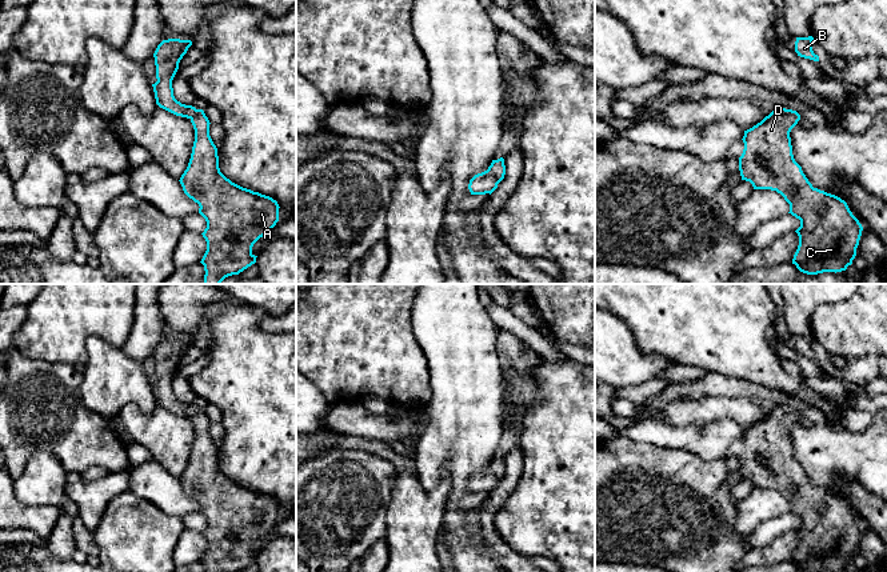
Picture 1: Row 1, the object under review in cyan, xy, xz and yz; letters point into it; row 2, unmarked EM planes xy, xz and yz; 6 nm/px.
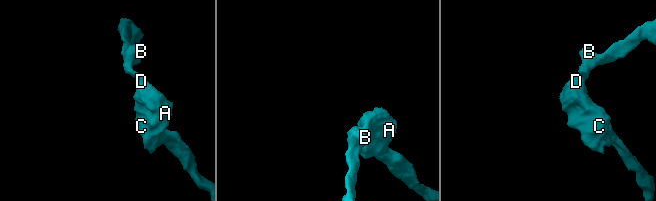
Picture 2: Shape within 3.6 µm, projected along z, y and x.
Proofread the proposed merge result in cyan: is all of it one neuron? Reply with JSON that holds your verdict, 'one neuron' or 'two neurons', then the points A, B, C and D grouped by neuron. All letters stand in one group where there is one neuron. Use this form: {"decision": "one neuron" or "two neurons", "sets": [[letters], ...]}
{"decision": "one neuron", "sets": [["A", "B", "C", "D"]]}

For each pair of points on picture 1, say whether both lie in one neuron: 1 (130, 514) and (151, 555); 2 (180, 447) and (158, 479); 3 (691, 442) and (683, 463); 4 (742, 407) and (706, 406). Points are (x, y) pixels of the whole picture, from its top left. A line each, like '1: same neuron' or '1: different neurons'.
1: same neuron
2: different neurons
3: different neurons
4: same neuron

